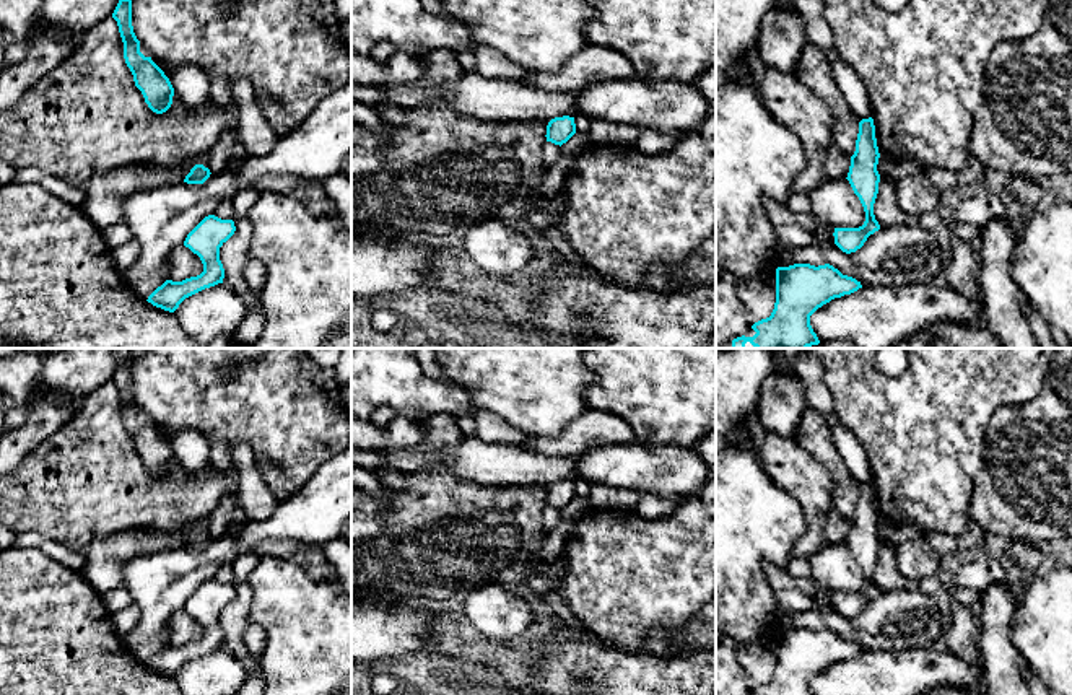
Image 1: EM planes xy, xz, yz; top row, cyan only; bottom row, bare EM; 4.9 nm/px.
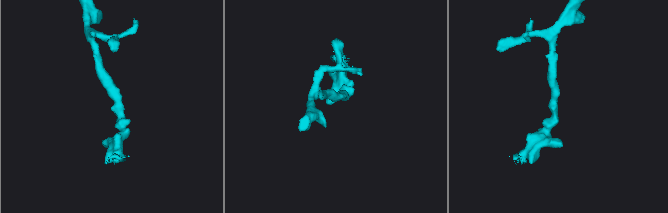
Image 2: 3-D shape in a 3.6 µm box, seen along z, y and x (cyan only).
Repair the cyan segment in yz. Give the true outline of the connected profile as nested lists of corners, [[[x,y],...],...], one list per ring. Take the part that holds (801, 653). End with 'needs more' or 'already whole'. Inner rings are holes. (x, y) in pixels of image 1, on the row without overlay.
[[[794,628],[776,633],[776,667],[769,682],[753,695],[813,695],[810,680],[835,662],[862,653],[861,646],[843,640],[830,628]]] | already whole

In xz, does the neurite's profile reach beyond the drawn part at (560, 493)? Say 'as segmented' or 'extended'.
as segmented

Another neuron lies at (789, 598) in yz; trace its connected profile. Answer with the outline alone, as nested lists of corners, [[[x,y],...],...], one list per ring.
[[[766,563],[766,576],[784,612],[795,615],[818,609],[815,599],[797,588],[795,578],[786,568]]]

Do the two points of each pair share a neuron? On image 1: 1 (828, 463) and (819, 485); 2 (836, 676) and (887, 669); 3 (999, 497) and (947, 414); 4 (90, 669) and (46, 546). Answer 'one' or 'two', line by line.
1: two
2: one
3: two
4: two

